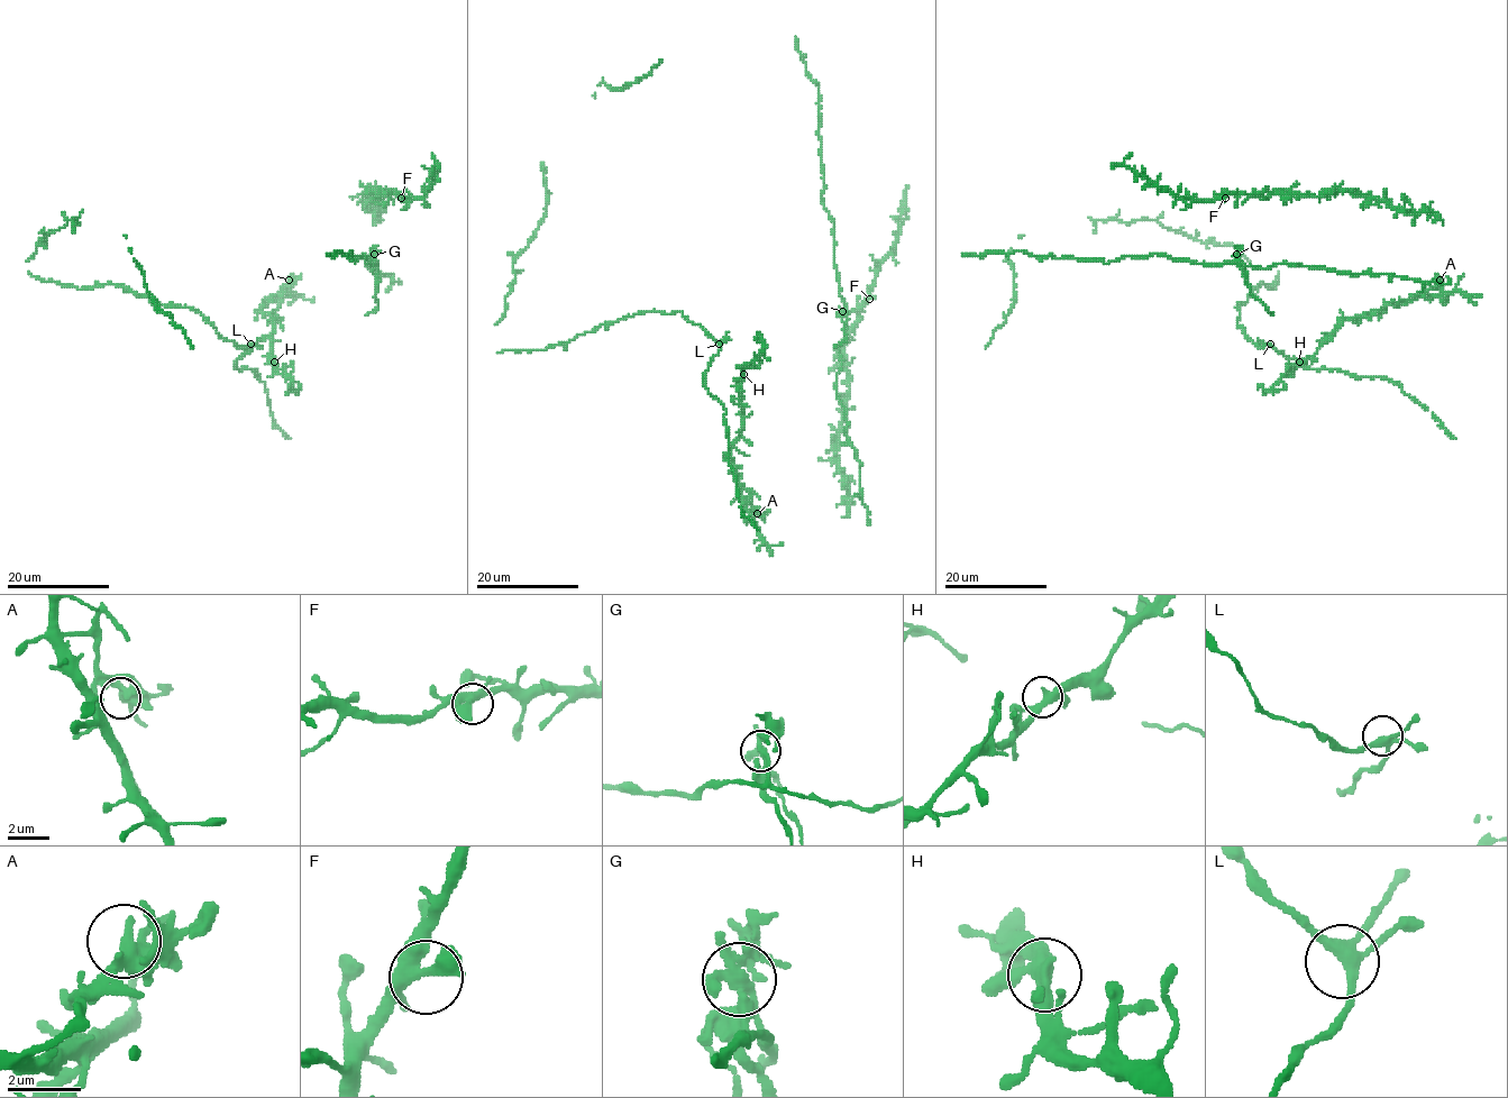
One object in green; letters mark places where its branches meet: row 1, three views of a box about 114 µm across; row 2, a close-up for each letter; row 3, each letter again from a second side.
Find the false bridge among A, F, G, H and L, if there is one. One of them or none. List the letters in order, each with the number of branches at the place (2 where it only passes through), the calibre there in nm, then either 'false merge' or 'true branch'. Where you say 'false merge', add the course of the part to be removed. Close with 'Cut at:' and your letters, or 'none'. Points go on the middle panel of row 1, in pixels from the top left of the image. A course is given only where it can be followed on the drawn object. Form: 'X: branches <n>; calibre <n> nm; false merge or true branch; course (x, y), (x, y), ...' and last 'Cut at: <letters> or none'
A: branches 4; calibre 280 nm; true branch
F: branches 4; calibre 400 nm; true branch
G: branches 4; calibre 320 nm; false merge; course (842, 311), (846, 317), (846, 339), (834, 347)
H: branches 4; calibre 320 nm; true branch
L: branches 4; calibre 320 nm; true branch
Cut at: G

